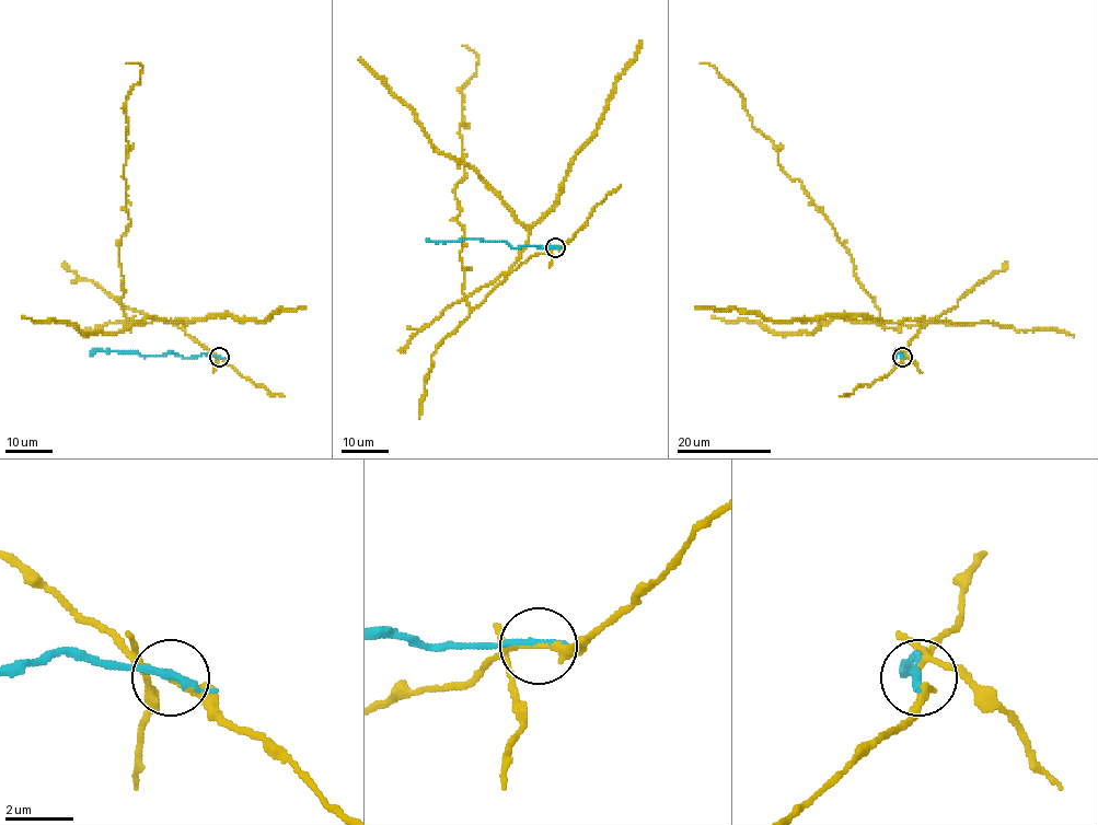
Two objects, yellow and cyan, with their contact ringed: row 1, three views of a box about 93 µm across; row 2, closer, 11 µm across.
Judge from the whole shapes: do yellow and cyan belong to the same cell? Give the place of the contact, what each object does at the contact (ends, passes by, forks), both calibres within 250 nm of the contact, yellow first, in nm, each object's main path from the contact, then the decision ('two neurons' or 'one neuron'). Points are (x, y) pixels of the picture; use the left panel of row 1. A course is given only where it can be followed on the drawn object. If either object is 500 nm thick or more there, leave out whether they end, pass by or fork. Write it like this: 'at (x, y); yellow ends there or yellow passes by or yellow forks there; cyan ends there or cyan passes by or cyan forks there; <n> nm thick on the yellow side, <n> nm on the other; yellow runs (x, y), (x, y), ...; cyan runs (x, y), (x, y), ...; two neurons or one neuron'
at (219, 357); yellow passes by; cyan passes by; 160 nm thick on the yellow side, 220 nm on the other; yellow runs (218, 358), (170, 320), (124, 325), (119, 242), (129, 221), (123, 175), (125, 100), (141, 69), (126, 62); cyan runs (218, 358), (204, 353), (192, 358), (172, 352), (143, 357), (129, 351), (95, 350), (91, 355); two neurons

